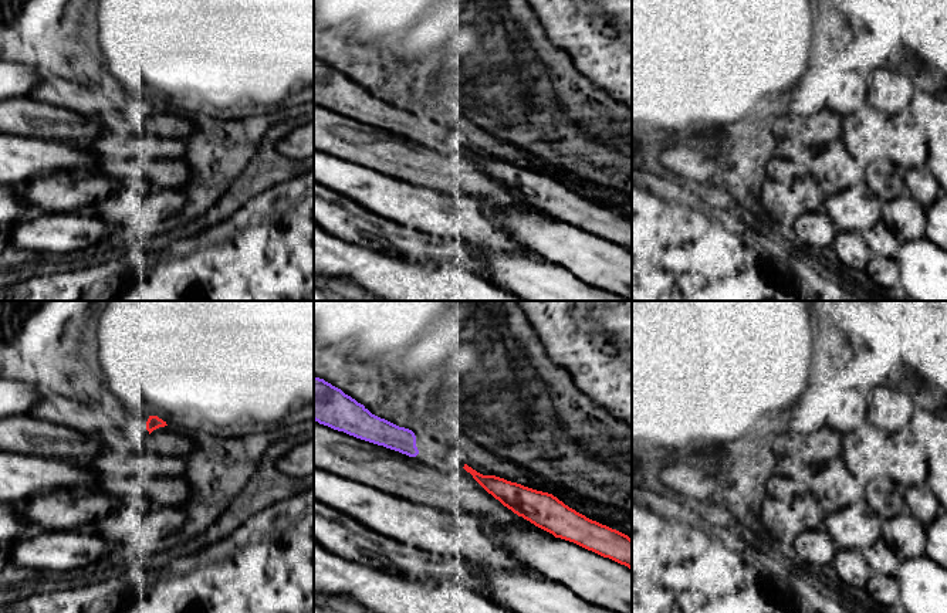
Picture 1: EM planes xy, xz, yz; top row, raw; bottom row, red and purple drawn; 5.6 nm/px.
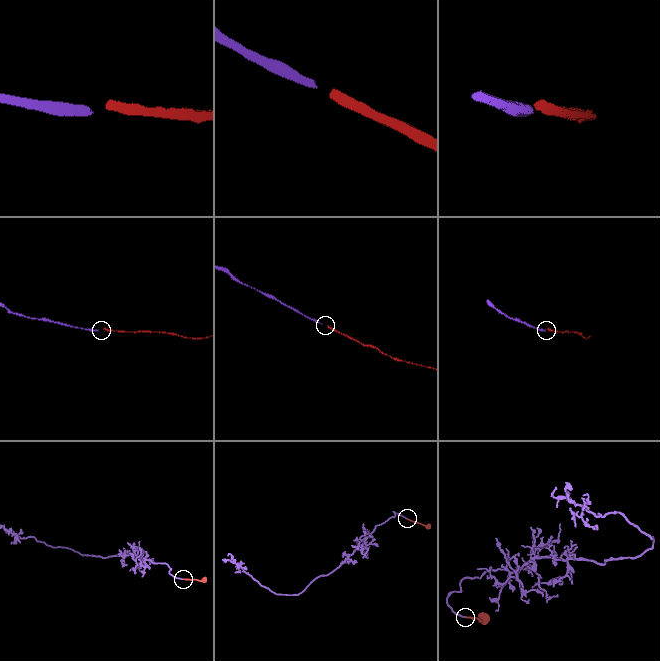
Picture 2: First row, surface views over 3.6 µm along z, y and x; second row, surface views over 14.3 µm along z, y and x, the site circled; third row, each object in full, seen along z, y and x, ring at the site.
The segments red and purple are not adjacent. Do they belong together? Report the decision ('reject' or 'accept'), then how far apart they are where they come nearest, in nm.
reject; 260 nm apart

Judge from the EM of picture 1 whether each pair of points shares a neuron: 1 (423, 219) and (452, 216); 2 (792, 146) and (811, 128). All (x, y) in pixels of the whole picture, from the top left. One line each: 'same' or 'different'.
1: same
2: different

